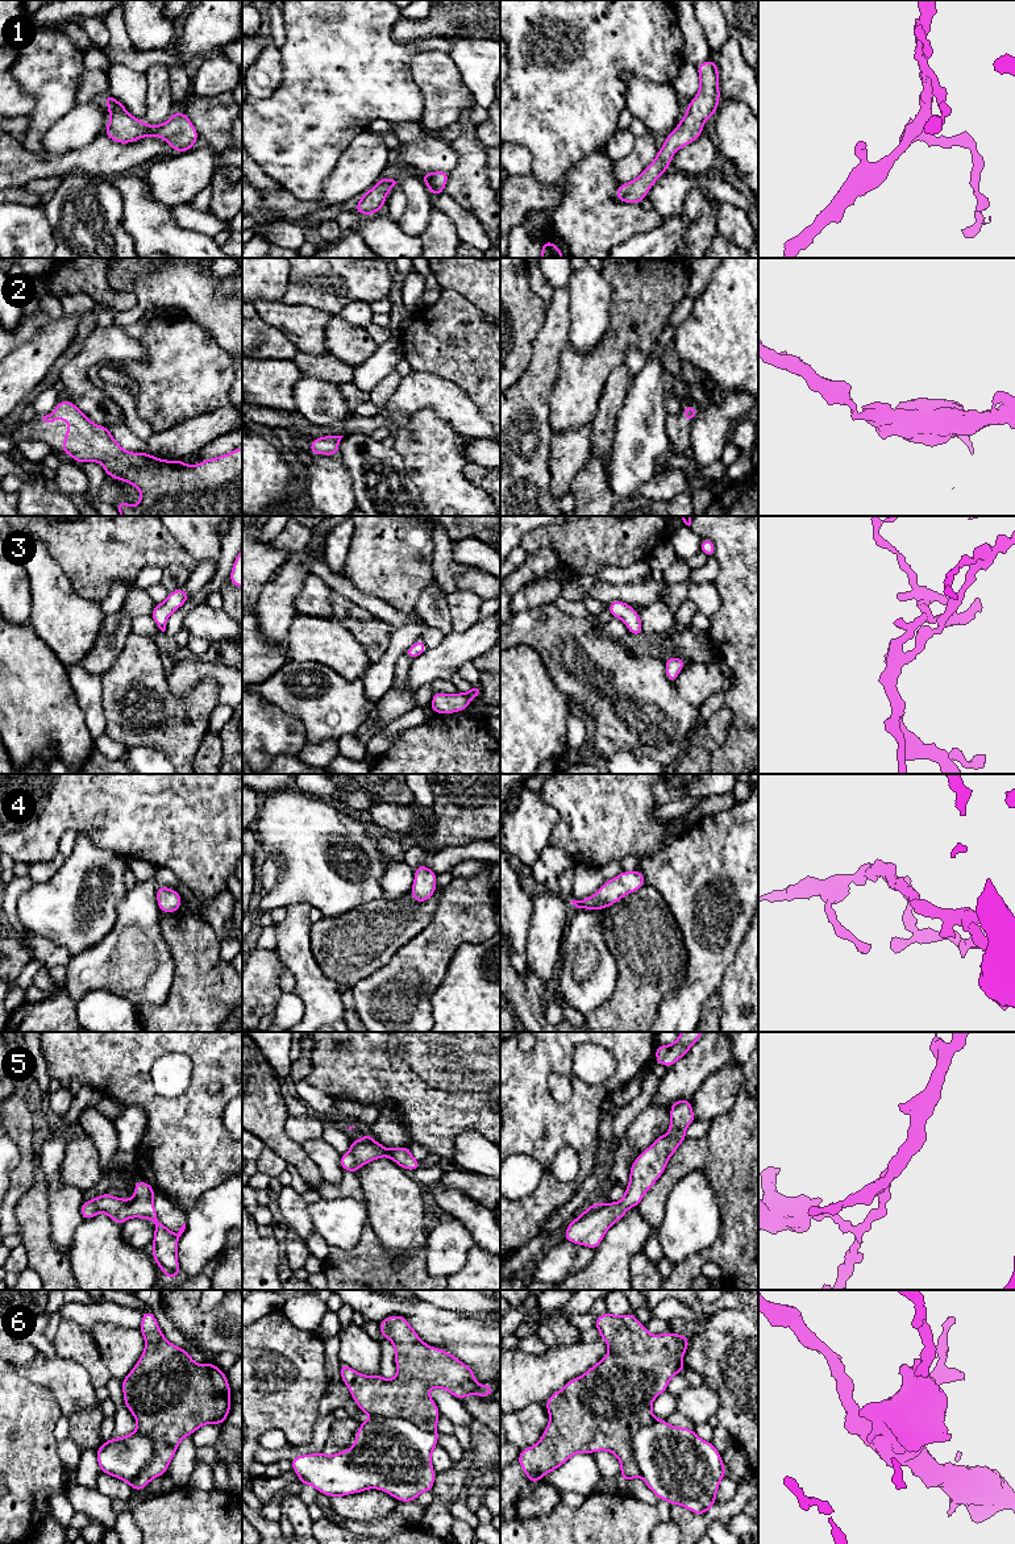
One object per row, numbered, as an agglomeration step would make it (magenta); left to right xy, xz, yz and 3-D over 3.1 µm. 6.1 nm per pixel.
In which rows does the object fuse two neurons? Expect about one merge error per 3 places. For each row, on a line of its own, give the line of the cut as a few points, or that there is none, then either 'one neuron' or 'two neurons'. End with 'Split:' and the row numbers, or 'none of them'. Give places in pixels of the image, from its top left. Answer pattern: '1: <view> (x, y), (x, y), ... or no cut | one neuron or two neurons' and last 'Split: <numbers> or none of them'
1: no cut | one neuron
2: no cut | one neuron
3: no cut | one neuron
4: no cut | one neuron
5: no cut | one neuron
6: xy (136, 1431), (152, 1438), (152, 1459), (130, 1485) | two neurons
Split: 6

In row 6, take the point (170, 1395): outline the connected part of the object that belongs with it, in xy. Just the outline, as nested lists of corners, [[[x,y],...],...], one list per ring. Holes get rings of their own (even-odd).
[[[151,1310],[142,1314],[140,1331],[145,1349],[121,1386],[124,1403],[137,1420],[136,1432],[153,1437],[153,1457],[130,1485],[133,1491],[142,1490],[151,1480],[165,1476],[179,1443],[201,1426],[224,1424],[232,1407],[232,1389],[225,1373],[215,1362],[196,1364],[186,1349],[170,1343]]]

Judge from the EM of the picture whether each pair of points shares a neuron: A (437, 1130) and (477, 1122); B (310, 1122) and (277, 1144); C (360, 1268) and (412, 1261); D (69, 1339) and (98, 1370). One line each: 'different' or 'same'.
A: same
B: different
C: same
D: same

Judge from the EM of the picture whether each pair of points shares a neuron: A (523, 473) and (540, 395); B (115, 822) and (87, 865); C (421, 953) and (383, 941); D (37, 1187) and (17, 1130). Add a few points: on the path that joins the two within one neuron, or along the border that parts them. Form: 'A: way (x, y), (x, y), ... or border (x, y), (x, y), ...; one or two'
A: way (523, 453), (523, 415); one
B: border (78, 832), (86, 832), (102, 847), (125, 860); two
C: border (424, 927), (386, 964), (378, 968); two
D: border (37, 1168), (34, 1182), (23, 1194), (17, 1205); two

